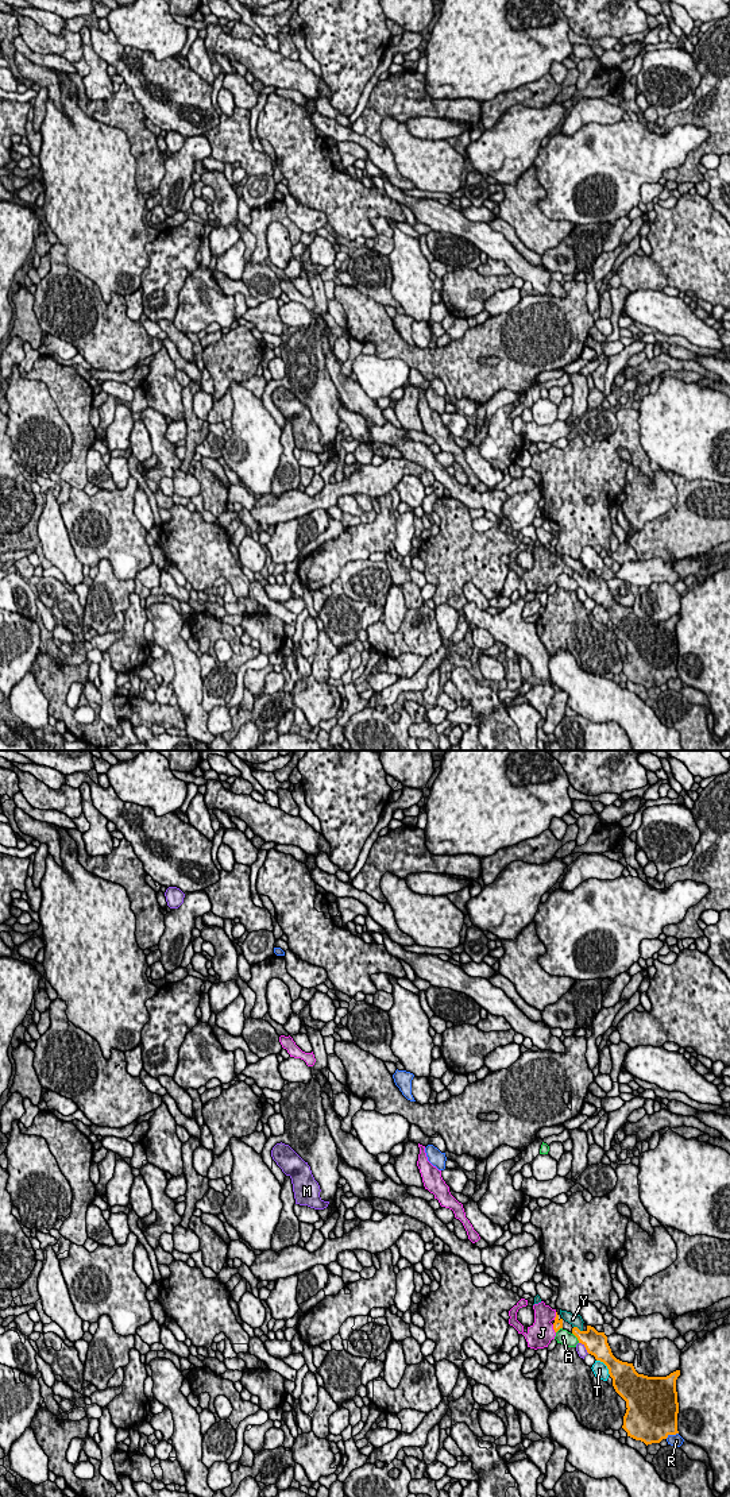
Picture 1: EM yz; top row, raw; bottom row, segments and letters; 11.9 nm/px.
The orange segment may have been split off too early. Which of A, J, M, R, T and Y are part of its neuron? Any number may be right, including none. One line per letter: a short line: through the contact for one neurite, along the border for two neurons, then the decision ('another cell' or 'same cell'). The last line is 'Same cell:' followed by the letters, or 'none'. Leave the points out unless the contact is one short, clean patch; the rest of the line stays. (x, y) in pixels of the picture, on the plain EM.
A: another cell
J: same cell
M: line yz (579, 586), (588, 597); another cell
R: another cell
T: another cell
Y: line yz (574, 570), (582, 575); another cell
Same cell: J

